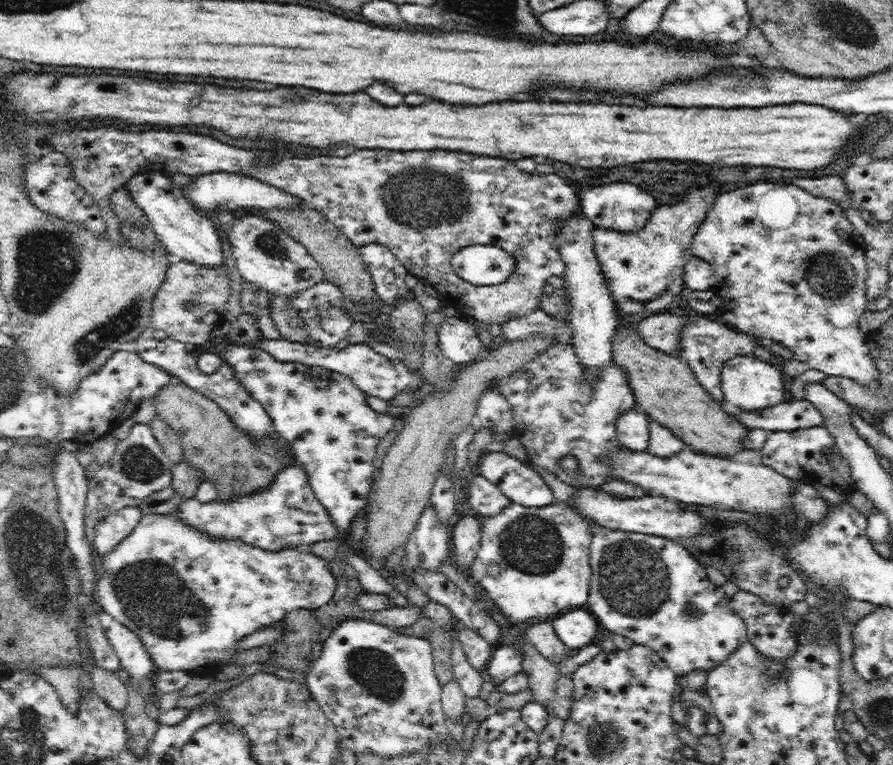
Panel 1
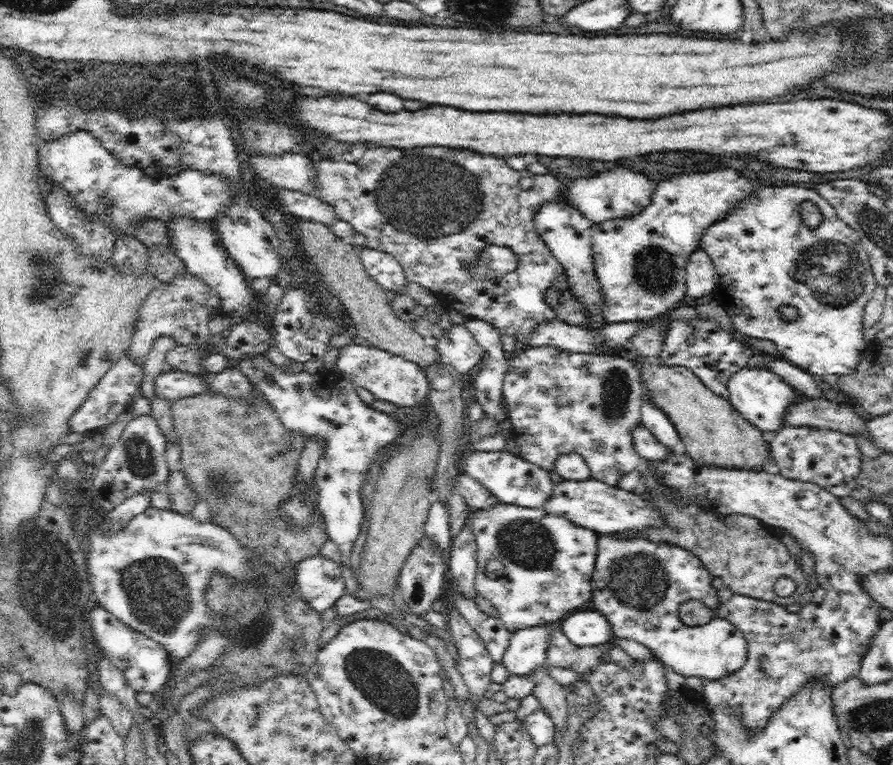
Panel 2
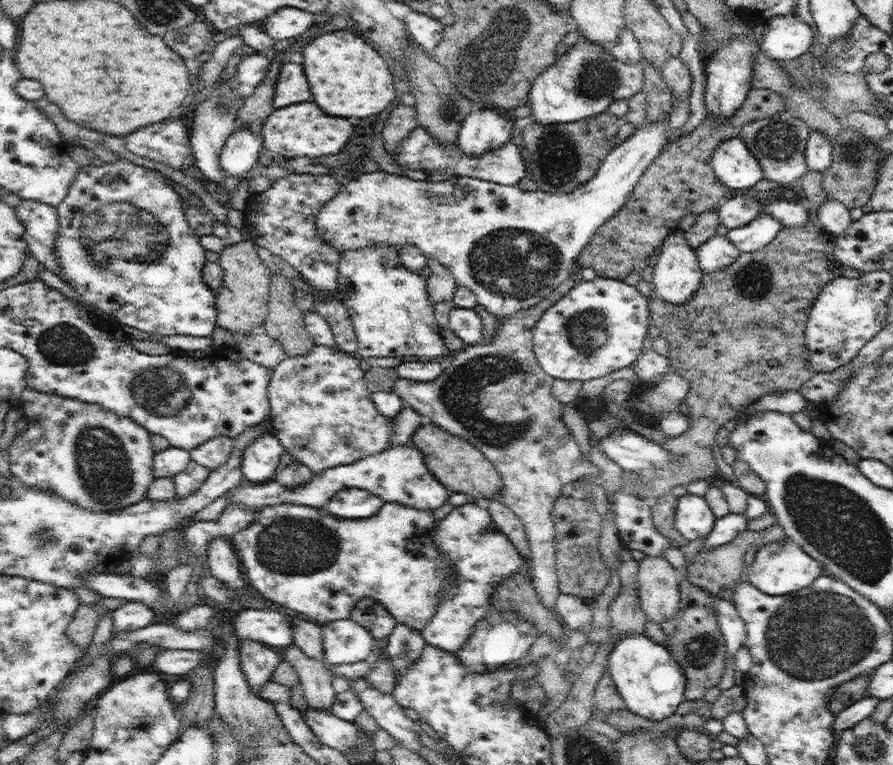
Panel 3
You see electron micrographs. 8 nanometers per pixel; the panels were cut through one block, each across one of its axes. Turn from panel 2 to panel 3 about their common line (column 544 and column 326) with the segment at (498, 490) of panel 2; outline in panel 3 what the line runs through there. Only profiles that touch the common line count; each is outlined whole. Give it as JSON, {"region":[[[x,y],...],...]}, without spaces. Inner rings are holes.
{"region":[[[410,442],[405,445],[390,447],[384,452],[366,456],[346,465],[334,466],[323,470],[322,474],[314,474],[304,485],[298,488],[284,486],[275,479],[264,483],[244,483],[243,487],[231,489],[227,494],[228,505],[238,503],[248,509],[260,511],[266,506],[278,504],[298,504],[313,508],[327,507],[328,502],[339,490],[361,488],[379,496],[384,503],[396,502],[416,510],[436,511],[448,501],[445,487],[427,467],[423,452]]]}

